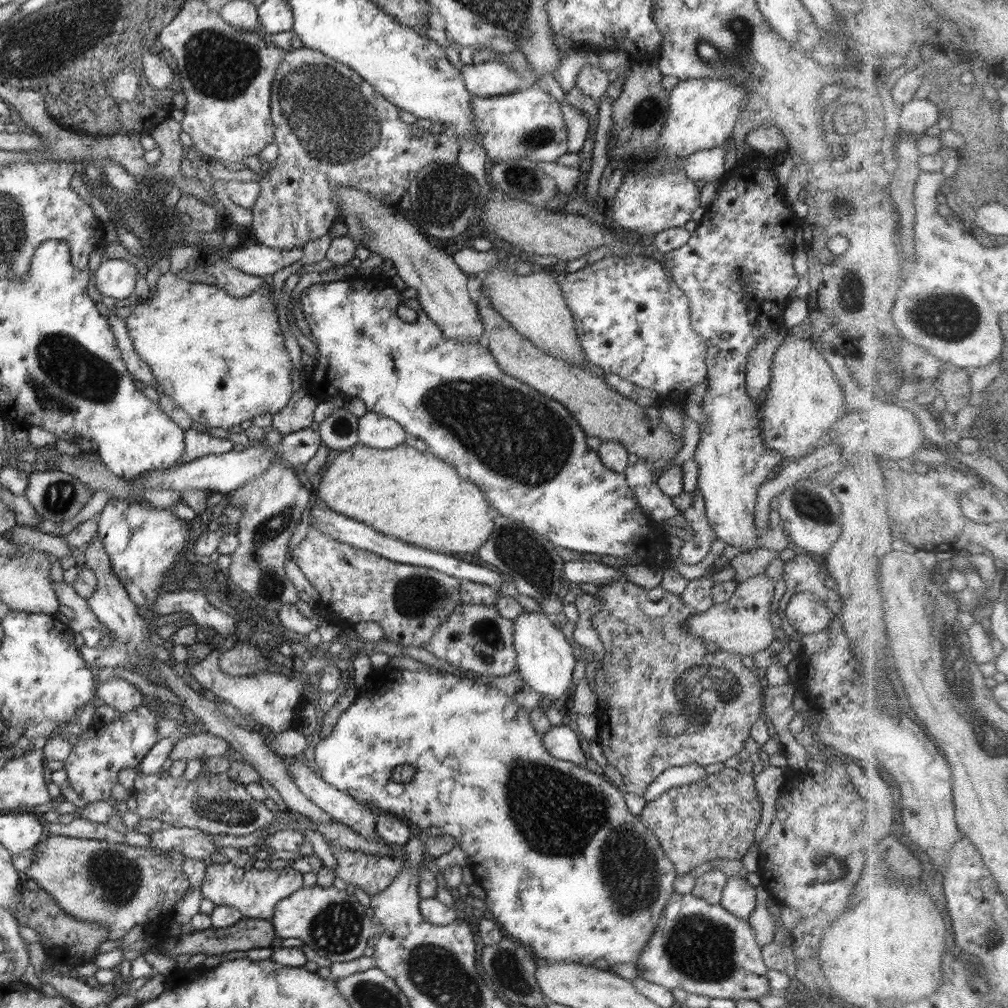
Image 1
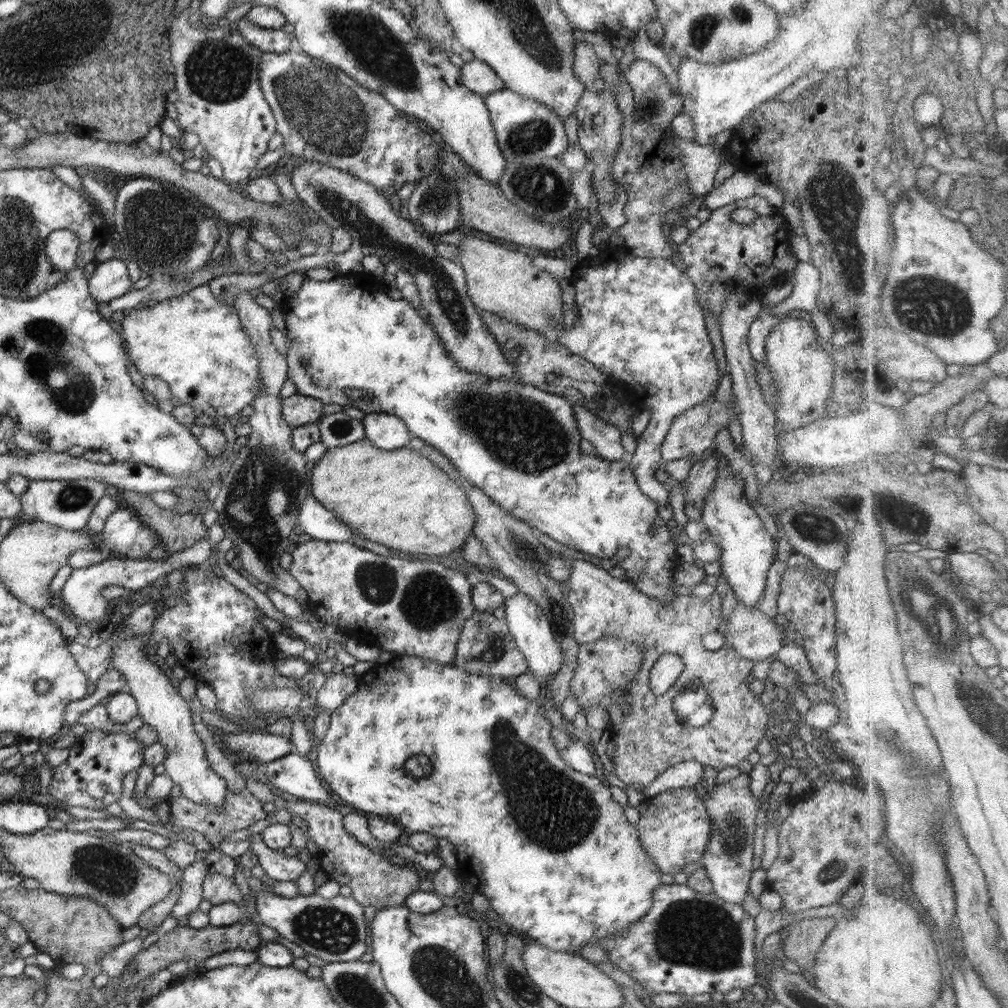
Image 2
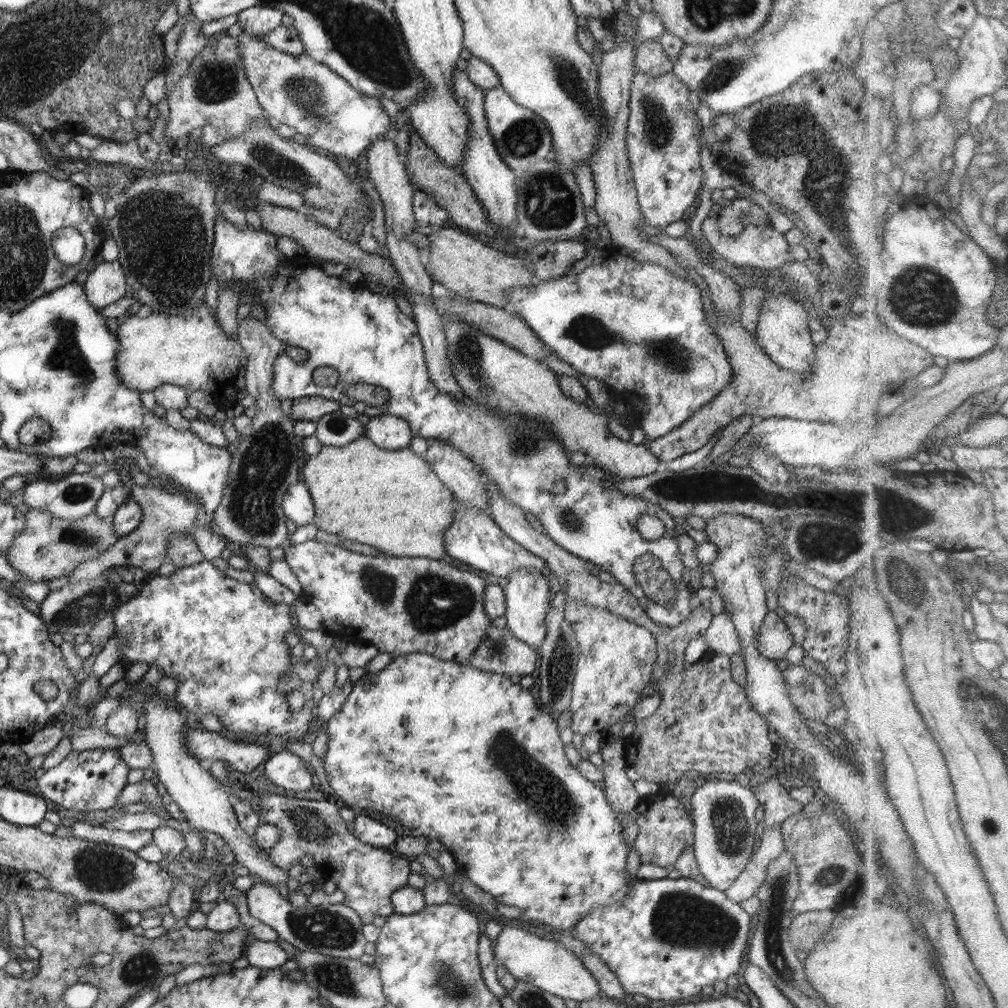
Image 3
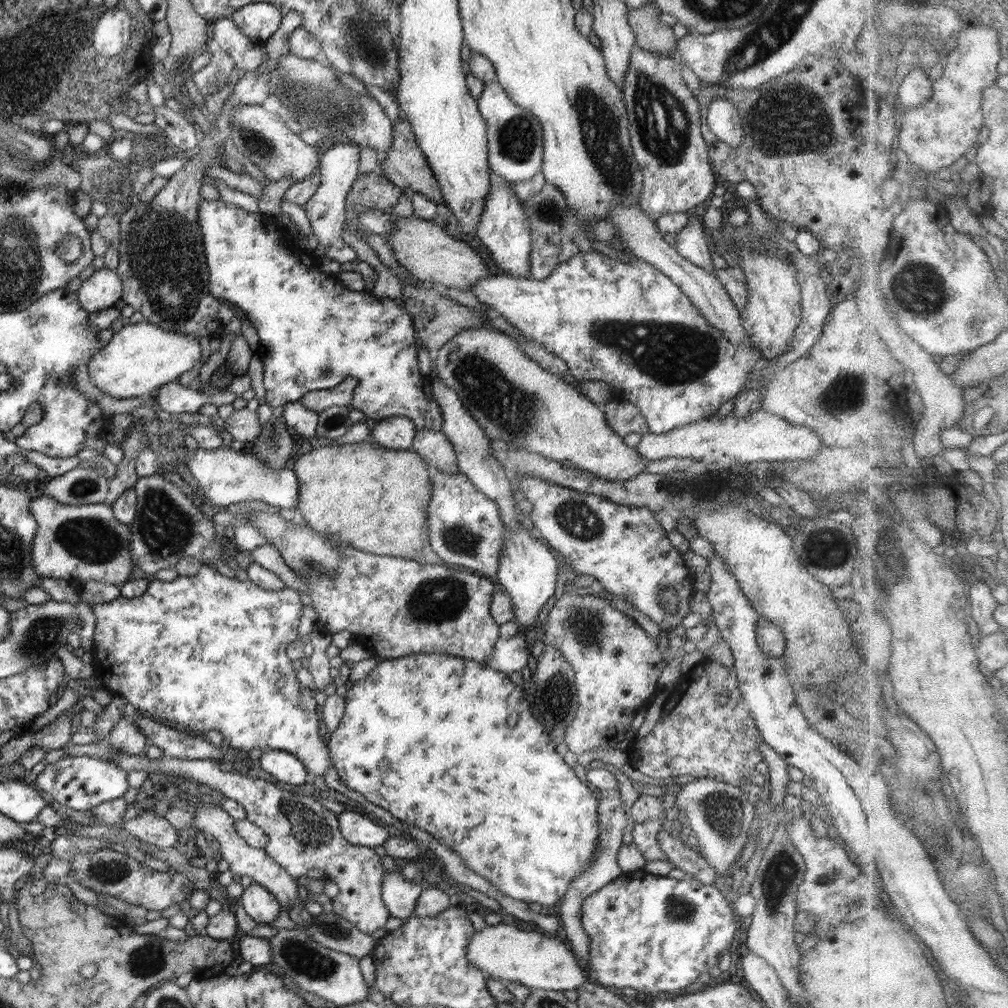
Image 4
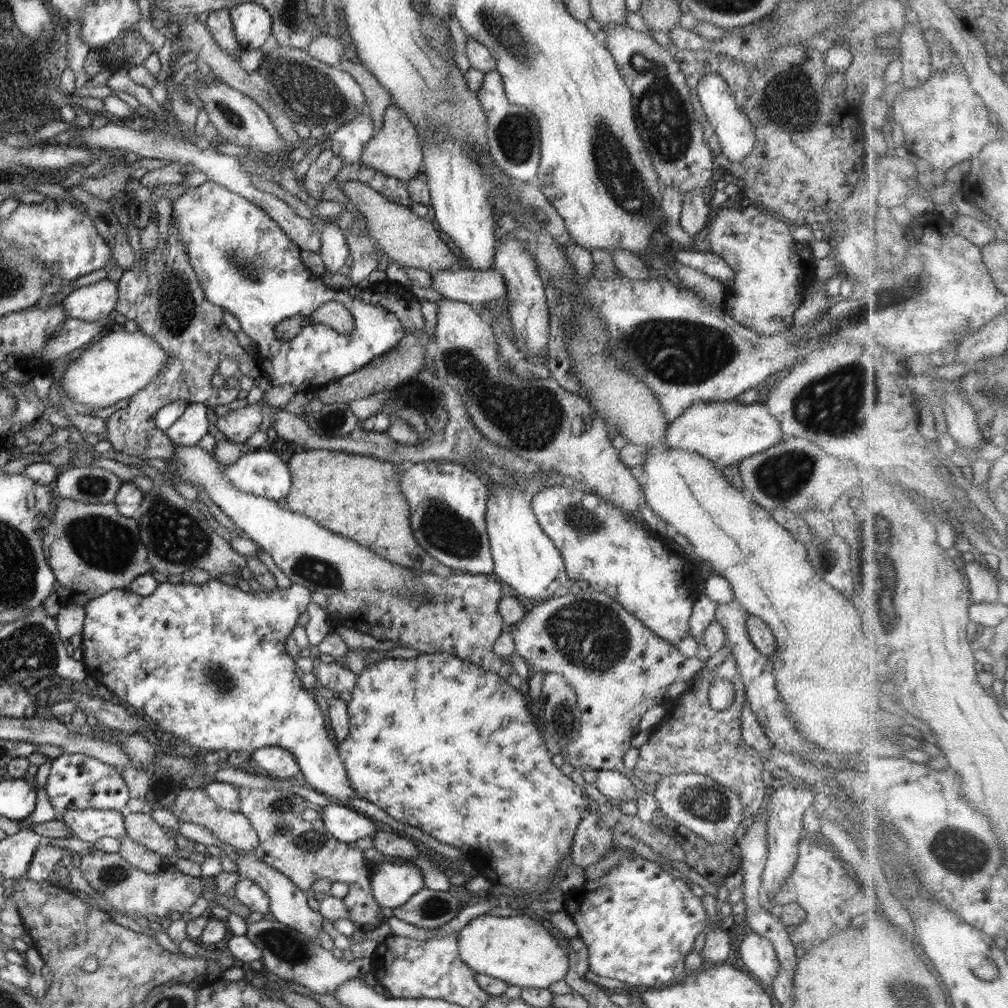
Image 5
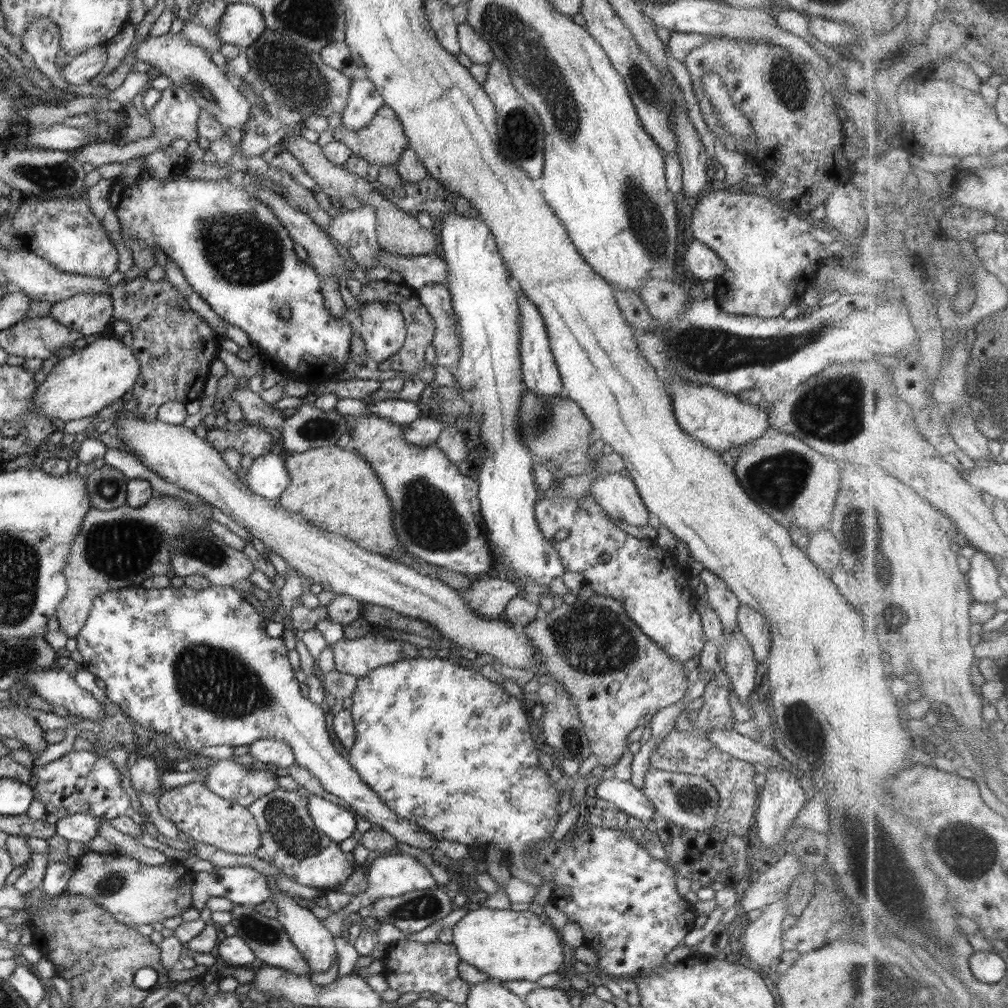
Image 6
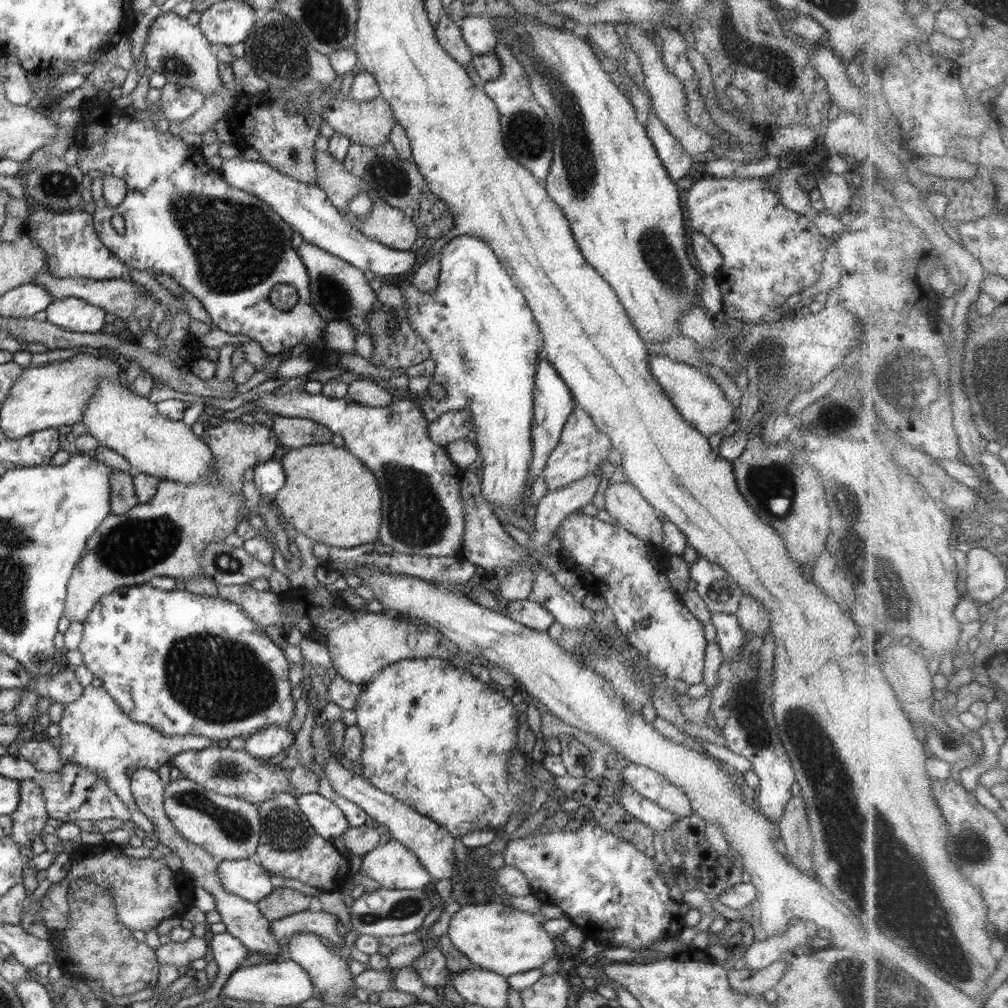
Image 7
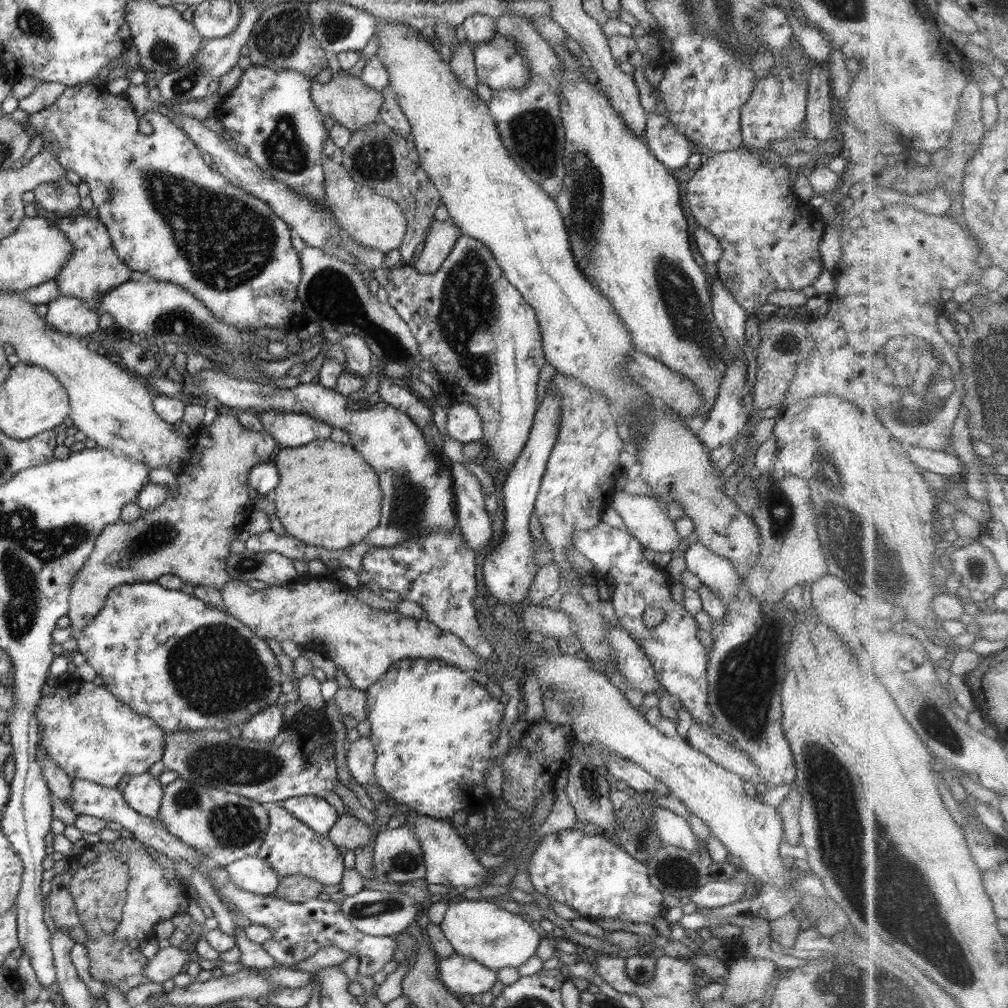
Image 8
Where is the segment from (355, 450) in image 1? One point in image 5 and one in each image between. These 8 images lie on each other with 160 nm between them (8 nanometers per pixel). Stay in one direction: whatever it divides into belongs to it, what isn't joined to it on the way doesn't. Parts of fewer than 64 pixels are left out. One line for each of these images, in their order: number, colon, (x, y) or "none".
2: (398, 498)
3: (391, 500)
4: (374, 499)
5: (359, 496)

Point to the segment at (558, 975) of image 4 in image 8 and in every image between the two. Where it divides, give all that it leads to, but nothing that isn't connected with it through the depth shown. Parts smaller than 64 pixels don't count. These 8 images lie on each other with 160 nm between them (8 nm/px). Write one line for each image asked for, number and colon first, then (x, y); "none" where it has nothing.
5: (518, 950)
6: (507, 945)
7: (493, 936)
8: (479, 929)

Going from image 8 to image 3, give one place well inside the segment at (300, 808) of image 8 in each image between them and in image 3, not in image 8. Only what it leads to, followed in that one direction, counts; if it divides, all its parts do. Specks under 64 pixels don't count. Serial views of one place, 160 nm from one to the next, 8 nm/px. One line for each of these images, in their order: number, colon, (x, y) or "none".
3: (372, 832)
4: (356, 828)
5: (344, 823)
6: (337, 823)
7: (328, 821)

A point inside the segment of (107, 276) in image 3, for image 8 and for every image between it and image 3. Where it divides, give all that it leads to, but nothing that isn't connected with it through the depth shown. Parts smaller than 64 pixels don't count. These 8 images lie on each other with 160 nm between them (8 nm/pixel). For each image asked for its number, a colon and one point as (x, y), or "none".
4: (102, 289)
5: (90, 303)
6: (88, 314)
7: (71, 313)
8: (69, 315)

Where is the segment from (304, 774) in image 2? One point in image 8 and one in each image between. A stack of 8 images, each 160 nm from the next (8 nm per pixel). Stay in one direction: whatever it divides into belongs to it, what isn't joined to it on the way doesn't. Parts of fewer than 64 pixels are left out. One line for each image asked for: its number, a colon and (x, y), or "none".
3: (285, 769)
4: (284, 766)
5: (278, 762)
6: (265, 751)
7: (269, 741)
8: (262, 726)

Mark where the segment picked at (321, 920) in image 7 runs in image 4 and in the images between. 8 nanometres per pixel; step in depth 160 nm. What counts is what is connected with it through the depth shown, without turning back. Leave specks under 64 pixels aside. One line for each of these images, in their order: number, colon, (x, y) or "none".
4: (399, 895)
5: (392, 885)
6: (391, 874)

